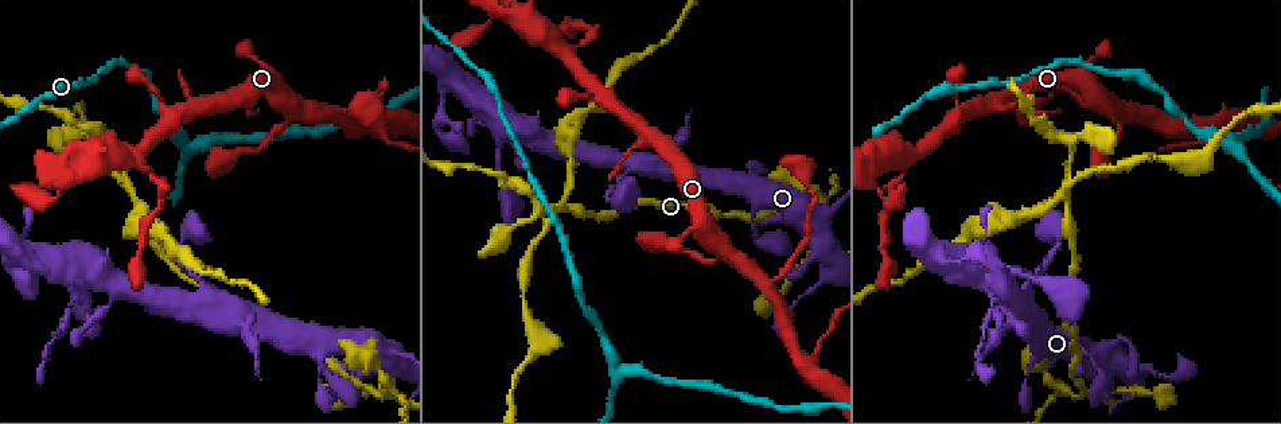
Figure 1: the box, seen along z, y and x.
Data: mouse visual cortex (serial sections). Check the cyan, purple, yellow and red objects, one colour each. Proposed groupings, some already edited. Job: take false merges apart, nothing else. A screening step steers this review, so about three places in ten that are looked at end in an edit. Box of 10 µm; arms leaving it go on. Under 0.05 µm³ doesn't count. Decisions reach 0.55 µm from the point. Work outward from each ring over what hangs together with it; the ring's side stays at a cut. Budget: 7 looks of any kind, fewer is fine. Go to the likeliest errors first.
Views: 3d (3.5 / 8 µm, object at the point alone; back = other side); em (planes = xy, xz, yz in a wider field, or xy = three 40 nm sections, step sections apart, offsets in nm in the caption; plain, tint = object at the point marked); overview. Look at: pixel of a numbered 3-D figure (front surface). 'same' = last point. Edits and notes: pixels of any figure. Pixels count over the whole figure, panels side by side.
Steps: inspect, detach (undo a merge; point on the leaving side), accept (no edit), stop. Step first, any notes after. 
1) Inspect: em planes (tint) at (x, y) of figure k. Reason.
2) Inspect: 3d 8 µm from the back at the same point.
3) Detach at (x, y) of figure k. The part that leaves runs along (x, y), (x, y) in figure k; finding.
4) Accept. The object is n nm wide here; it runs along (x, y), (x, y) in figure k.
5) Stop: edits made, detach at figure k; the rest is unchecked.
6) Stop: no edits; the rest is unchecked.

Inspect: 3d 8 µm at (563, 206) of figure 1. Abrupt turn.

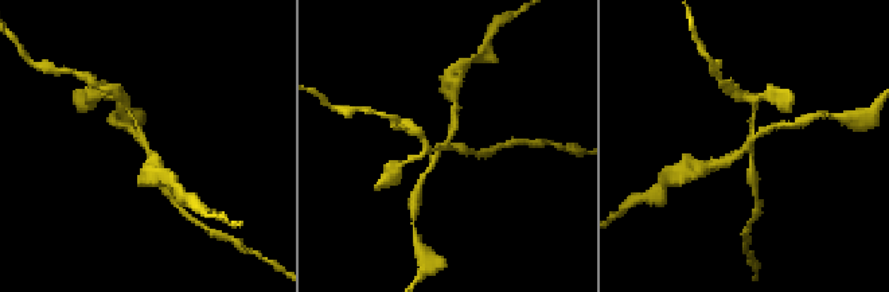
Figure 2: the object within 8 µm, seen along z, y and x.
Inspect: em xy step 5 (tint) at the same point. Shape alone is not enough.

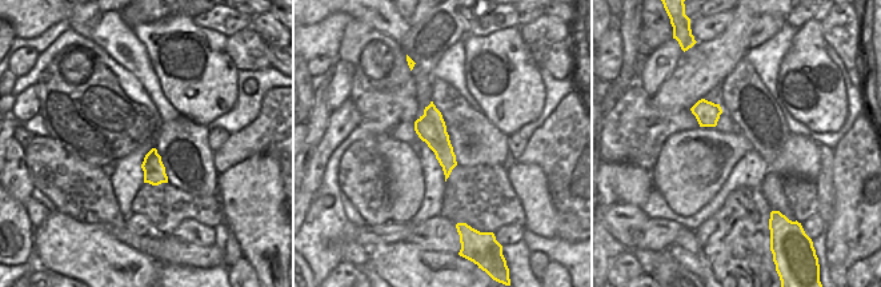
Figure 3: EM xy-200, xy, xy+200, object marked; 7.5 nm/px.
Detach at (726, 160) of figure 2. The object is 220 nm wide here; the part that leaves runs along (749, 141), (775, 125), (792, 125) in figure 2; two cells meet here.

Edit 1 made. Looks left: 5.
Inspect: 3d 3.5 µm at (381, 395) of figure 1. Four arms meet.

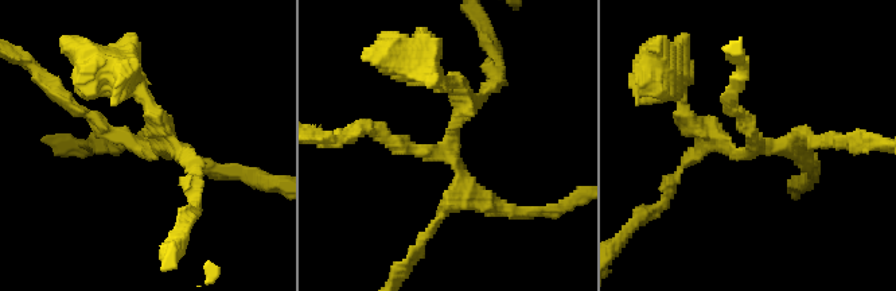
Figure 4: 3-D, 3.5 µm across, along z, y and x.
Inspect: em planes (tint) at (437, 152) of figure 4. 4 arms meet here; the arms are 150, 200, 200, 250 nm wide.

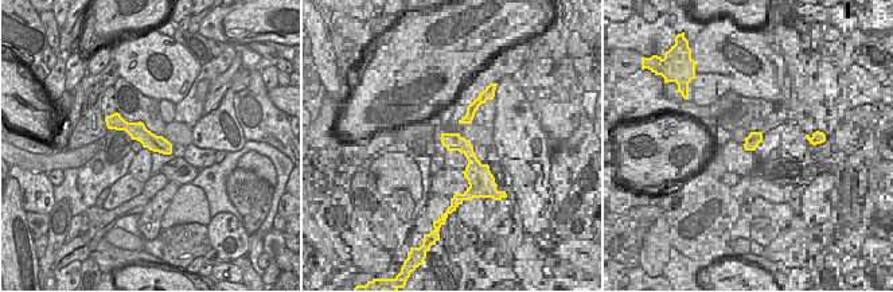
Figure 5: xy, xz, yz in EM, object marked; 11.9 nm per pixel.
Accept. It runs along (370, 130), (440, 154), (458, 88) in figure 4; continuous, no second cell.

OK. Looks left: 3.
Inspect: 3d 3.5 µm from the back at (614, 374) of figure 1. Three-way junction.

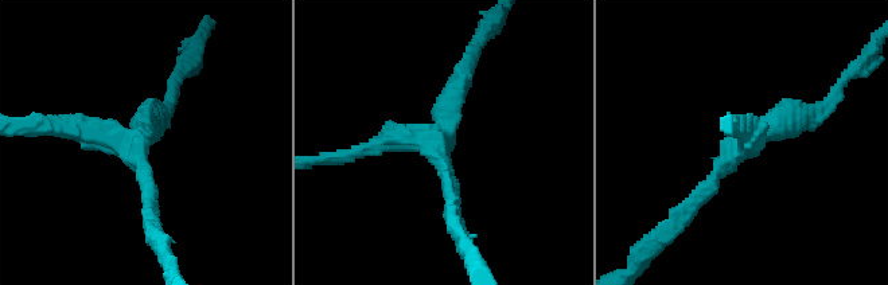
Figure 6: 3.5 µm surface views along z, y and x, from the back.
Inspect: em xy step 1 (tint) at (139, 140) of figure 6. 3 arms meet here; the arms are 150, 200, 250 nm wide; need the tissue.

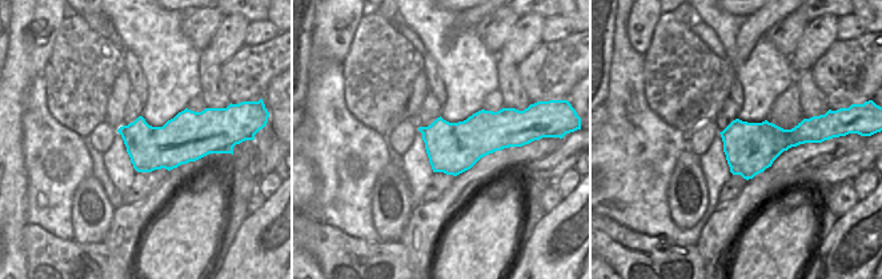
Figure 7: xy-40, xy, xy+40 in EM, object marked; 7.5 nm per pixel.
Accept. Continuous, no second cell.

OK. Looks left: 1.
Stop: edits made, detach at figure 2; the rest is unchecked.

